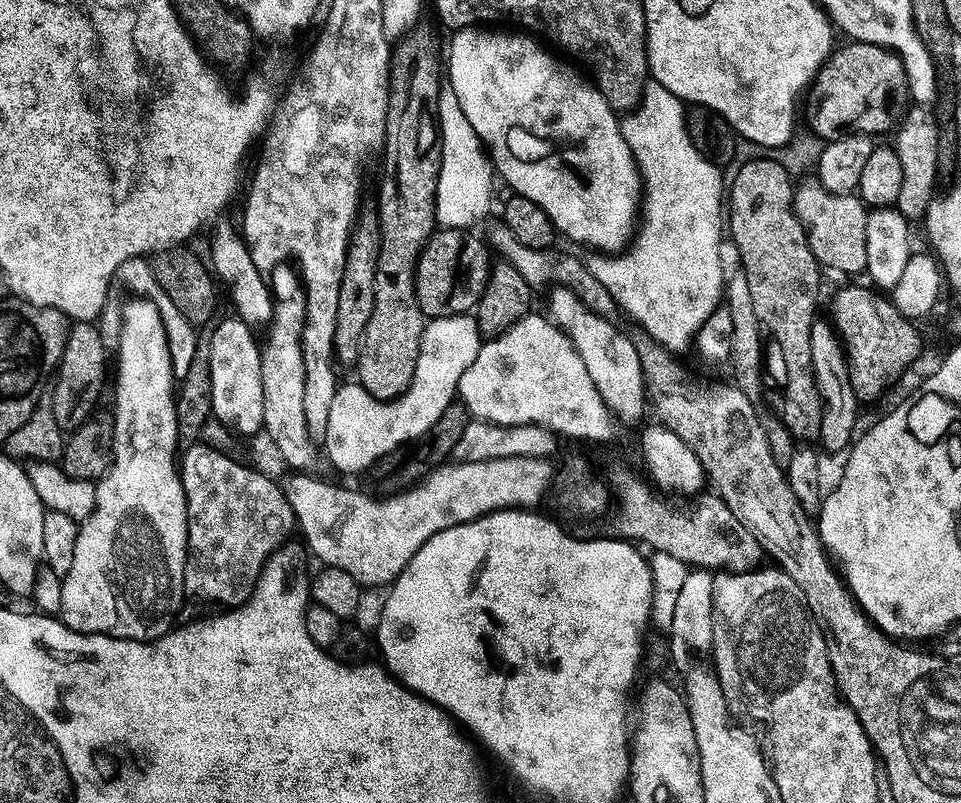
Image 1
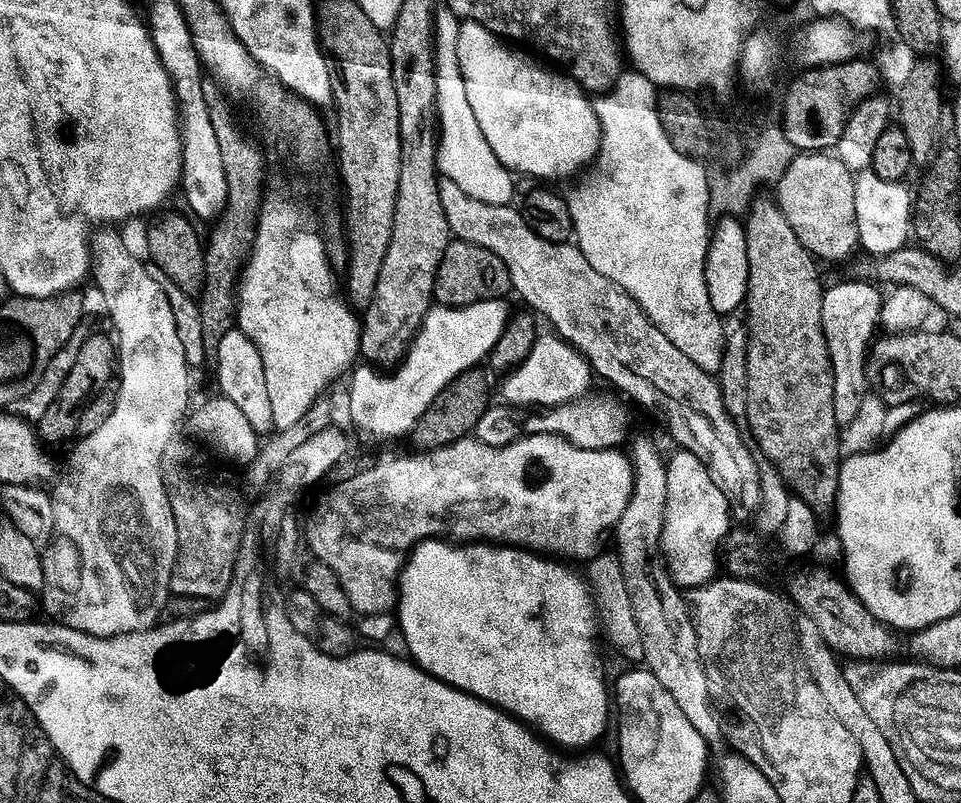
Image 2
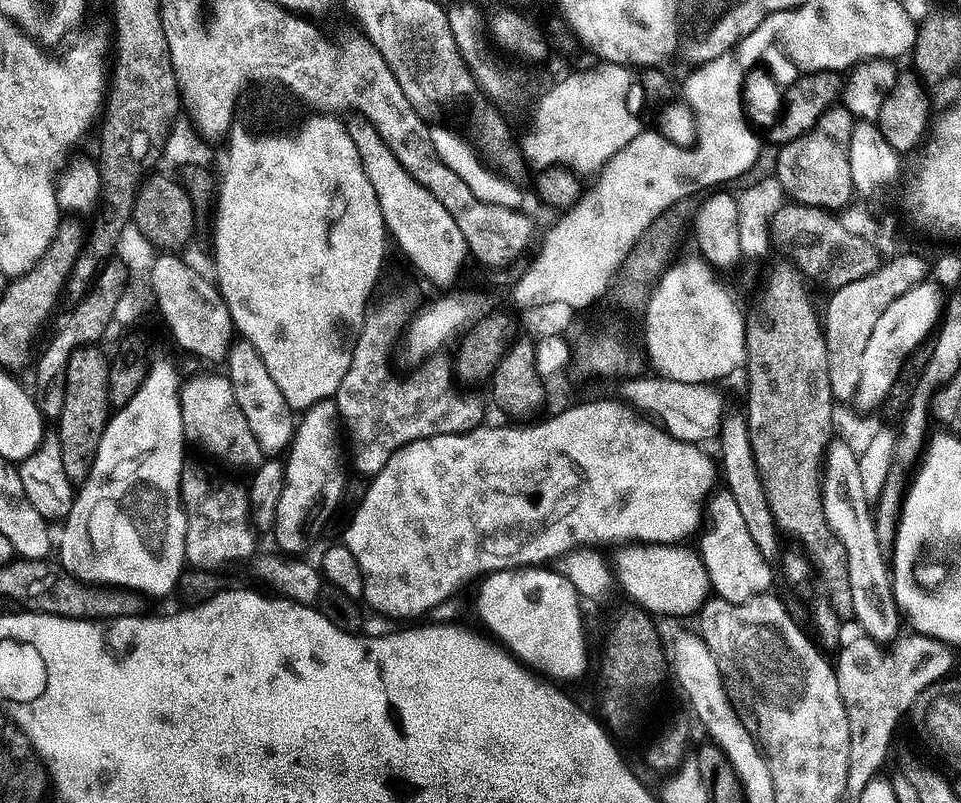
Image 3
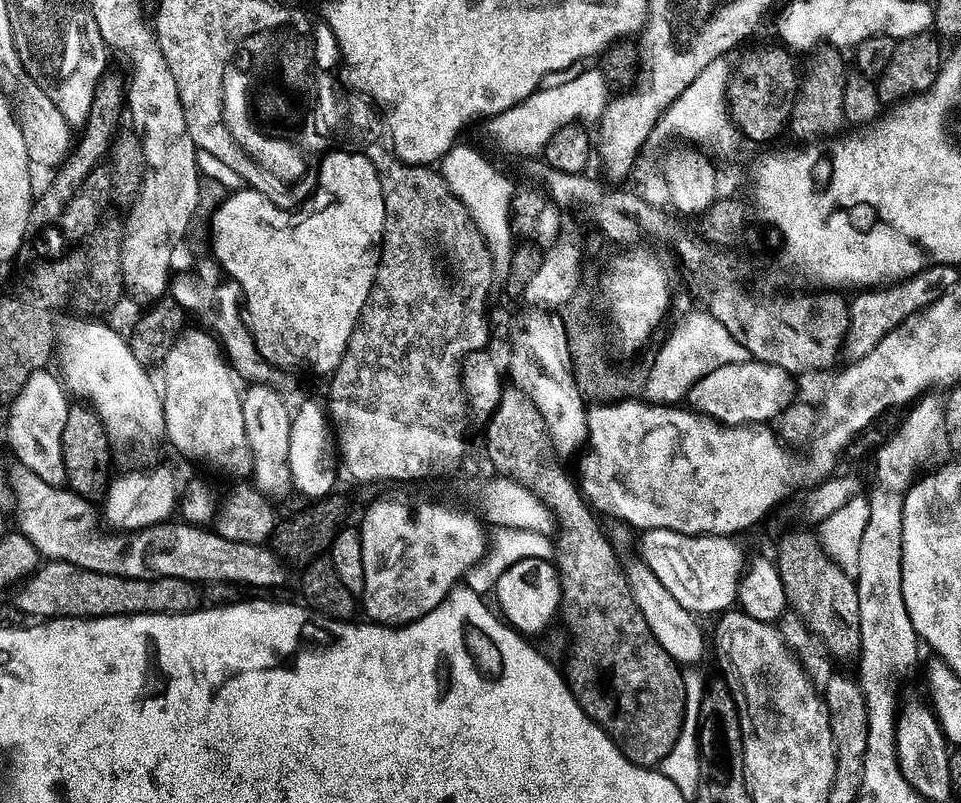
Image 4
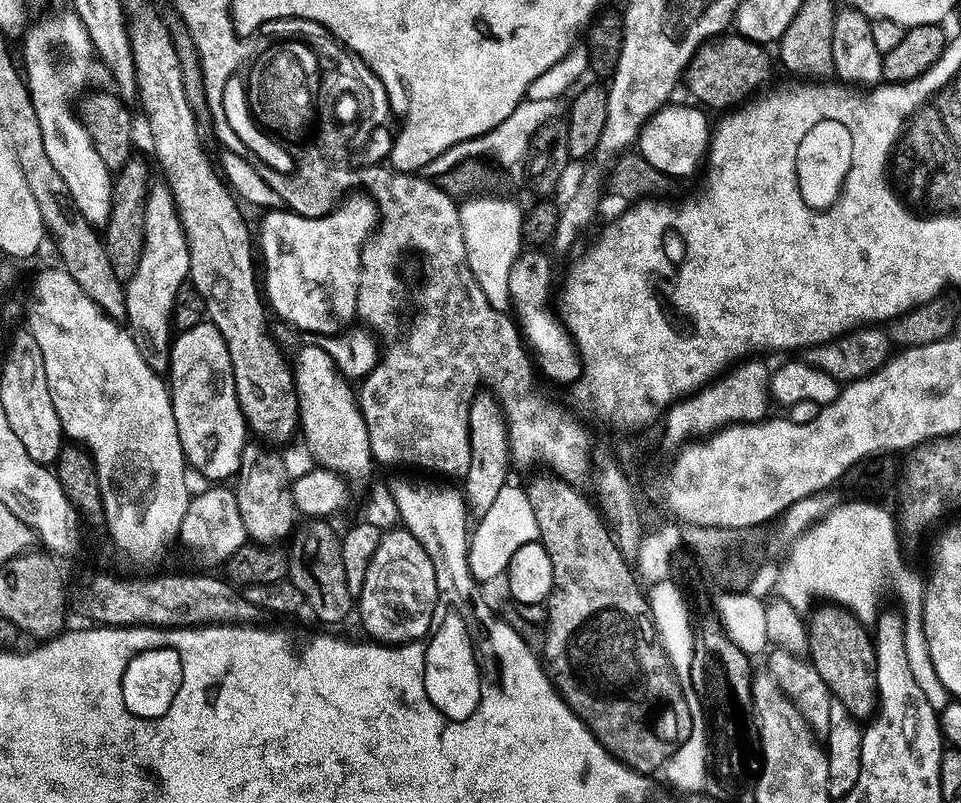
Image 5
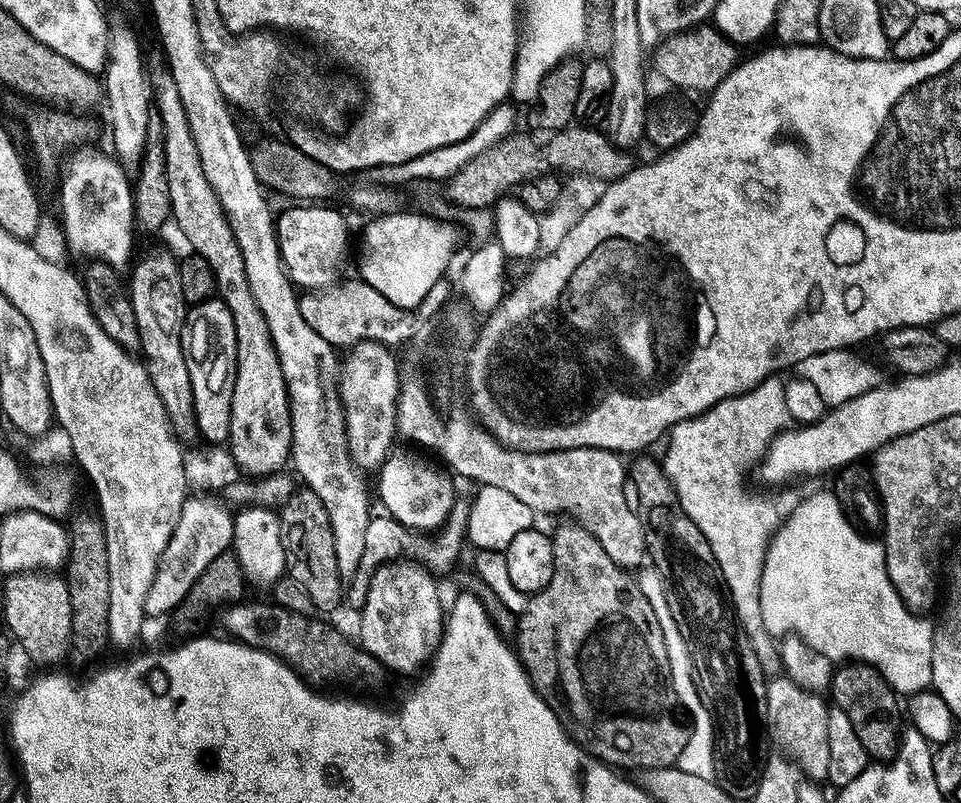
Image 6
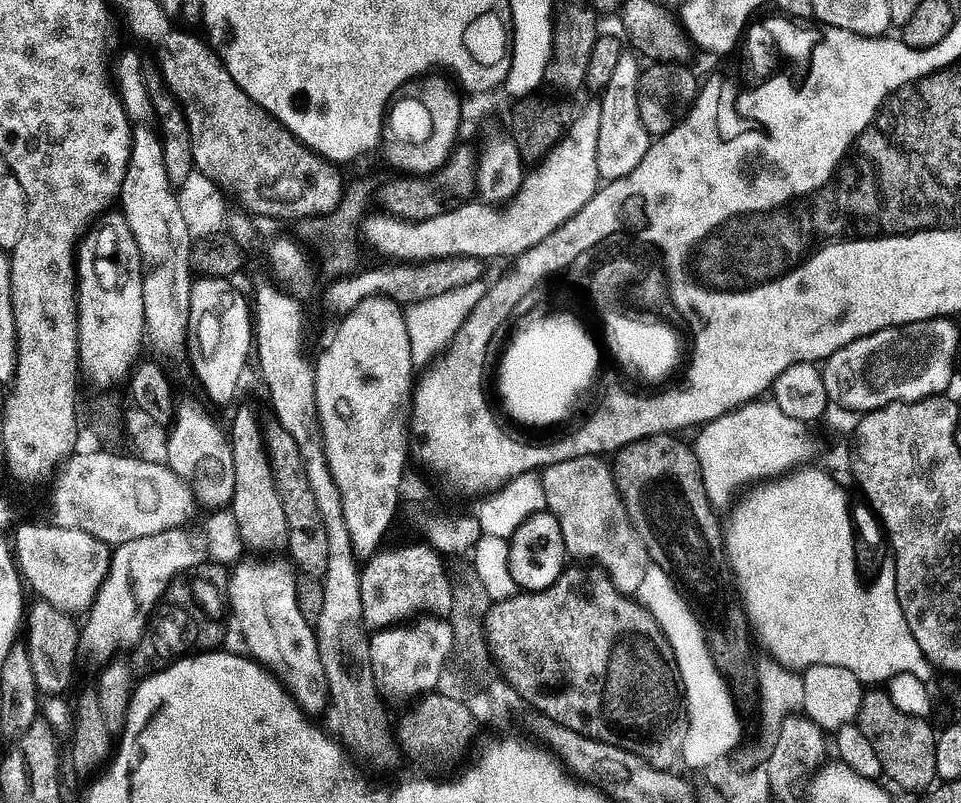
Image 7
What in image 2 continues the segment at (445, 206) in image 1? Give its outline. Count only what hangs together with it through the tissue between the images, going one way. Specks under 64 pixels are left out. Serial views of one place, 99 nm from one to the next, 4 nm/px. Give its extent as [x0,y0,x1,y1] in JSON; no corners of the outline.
[434,16,514,206]

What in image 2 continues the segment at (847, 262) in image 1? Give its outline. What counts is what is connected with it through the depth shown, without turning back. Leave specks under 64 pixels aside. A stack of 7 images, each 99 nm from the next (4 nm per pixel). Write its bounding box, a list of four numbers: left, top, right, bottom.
[774,151,861,264]

